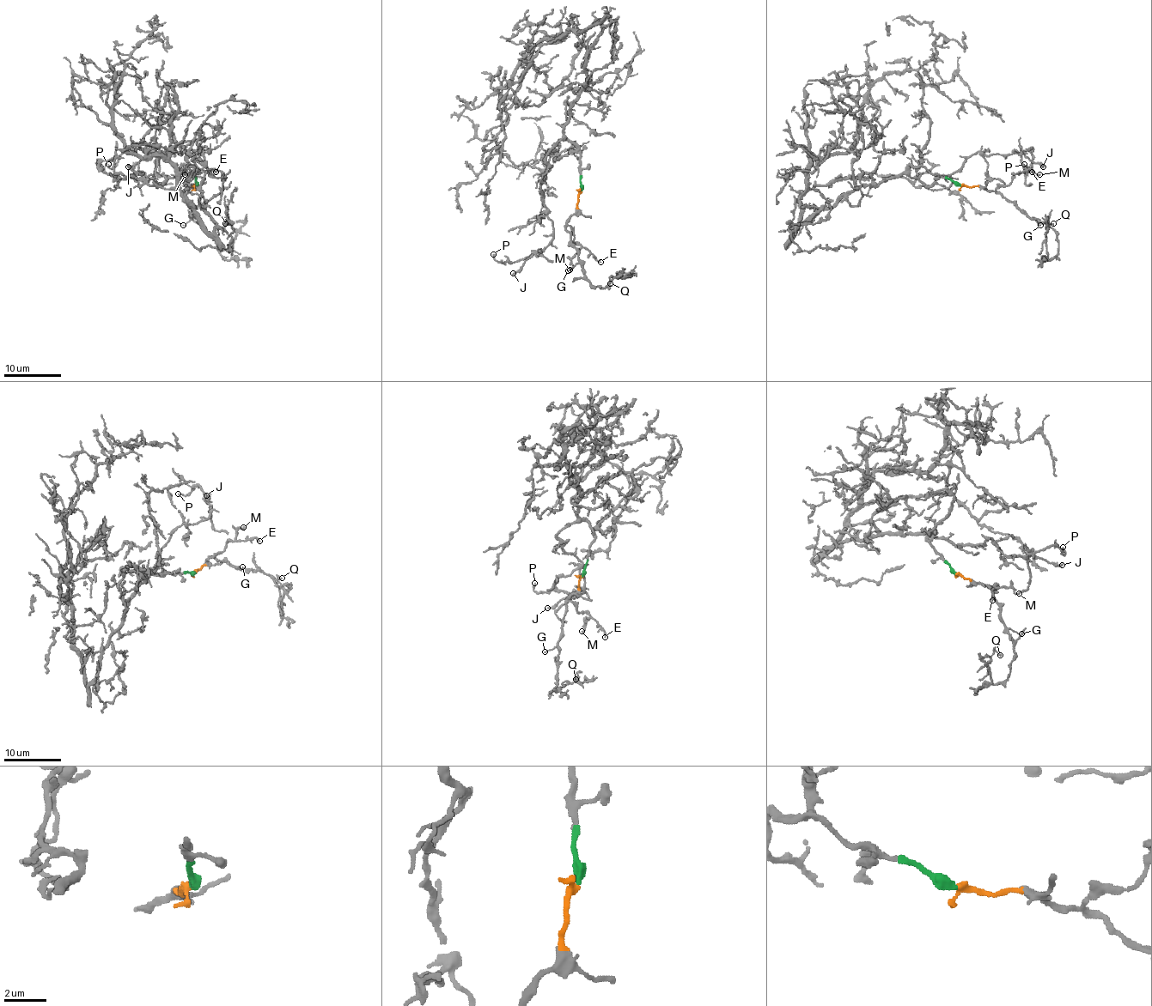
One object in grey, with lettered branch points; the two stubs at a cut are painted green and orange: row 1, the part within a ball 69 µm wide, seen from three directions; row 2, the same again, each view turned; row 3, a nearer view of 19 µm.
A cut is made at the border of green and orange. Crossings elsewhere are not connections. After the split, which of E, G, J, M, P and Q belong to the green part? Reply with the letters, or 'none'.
J, P

